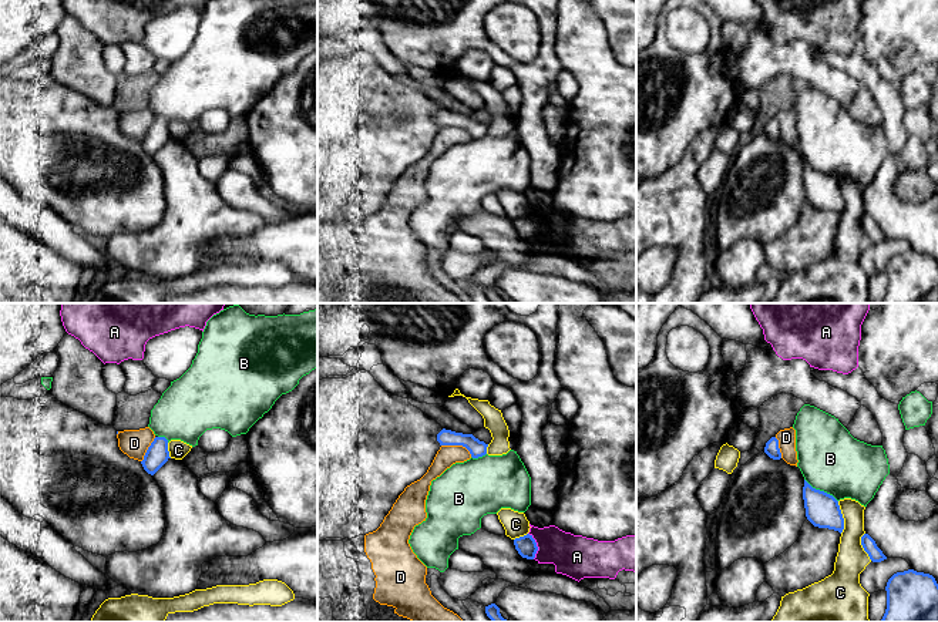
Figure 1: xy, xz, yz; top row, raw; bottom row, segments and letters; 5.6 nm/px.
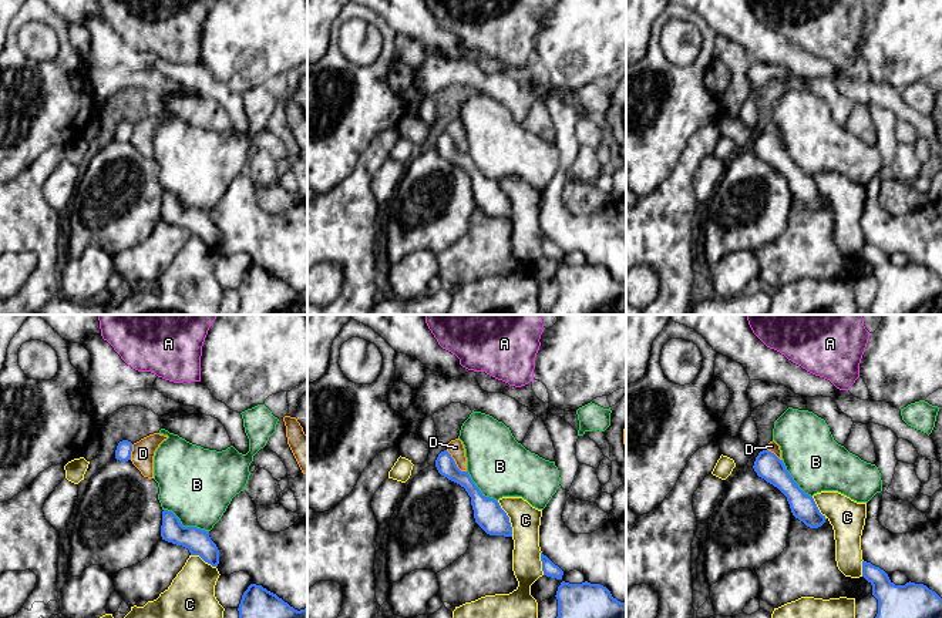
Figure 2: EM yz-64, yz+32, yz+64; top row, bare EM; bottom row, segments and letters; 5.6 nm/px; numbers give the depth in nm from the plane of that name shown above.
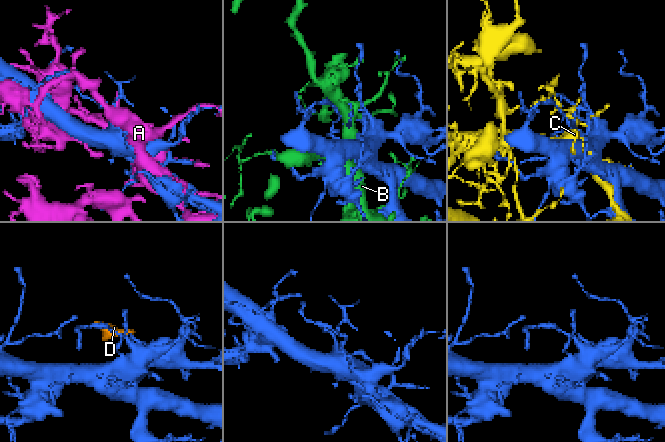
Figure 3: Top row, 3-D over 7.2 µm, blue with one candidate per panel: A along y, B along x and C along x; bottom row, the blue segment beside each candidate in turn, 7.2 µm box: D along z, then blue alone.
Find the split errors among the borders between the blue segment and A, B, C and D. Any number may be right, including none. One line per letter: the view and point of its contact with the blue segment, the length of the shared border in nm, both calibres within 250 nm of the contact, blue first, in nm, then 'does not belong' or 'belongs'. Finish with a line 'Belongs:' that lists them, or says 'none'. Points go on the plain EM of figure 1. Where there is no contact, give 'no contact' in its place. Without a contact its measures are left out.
A: meets blue in xz at (535, 227); contact 160 nm long; 120 nm thick on the blue side, 240 nm on the other; does not belong
B: meets blue in yz at (821, 172); contact 240 nm long; 190 nm thick on the blue side, 360 nm on the other; does not belong
C: meets blue in yz at (841, 198); contact 190 nm long; 190 nm thick on the blue side, 180 nm on the other; does not belong
D: meets blue in xz at (457, 125); contact 190 nm long; 100 nm thick on the blue side, 120 nm on the other; does not belong
Belongs: none

